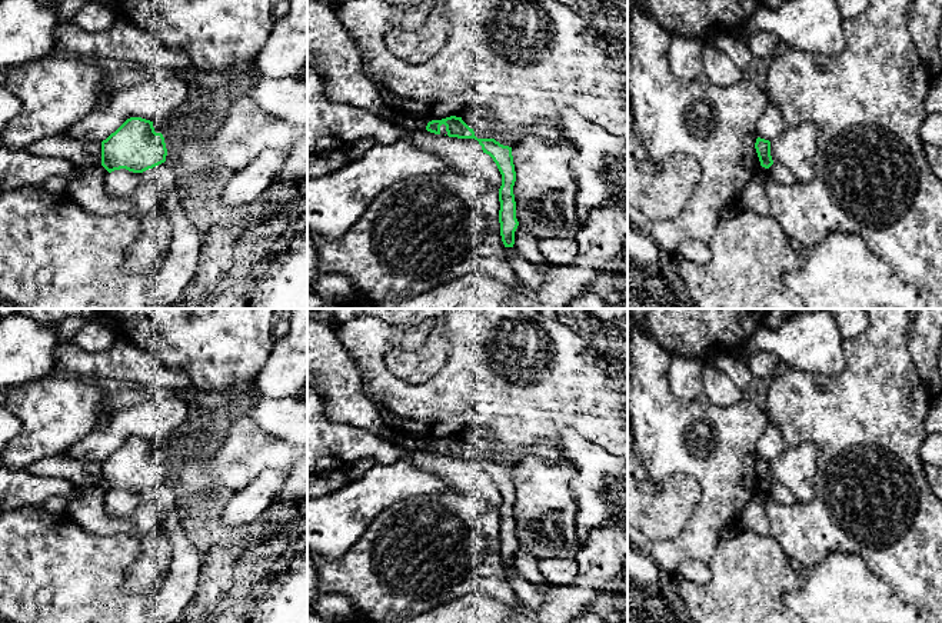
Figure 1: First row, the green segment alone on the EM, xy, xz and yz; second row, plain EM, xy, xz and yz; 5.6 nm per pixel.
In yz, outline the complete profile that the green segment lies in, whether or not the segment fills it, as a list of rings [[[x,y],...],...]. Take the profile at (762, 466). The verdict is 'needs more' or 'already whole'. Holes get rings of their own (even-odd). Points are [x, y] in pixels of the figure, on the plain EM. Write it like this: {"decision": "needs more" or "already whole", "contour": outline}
{"decision": "already whole", "contour": [[[758,457],[755,463],[755,469],[756,469],[760,486],[765,489],[769,489],[773,484],[772,476],[770,476],[770,462]]]}

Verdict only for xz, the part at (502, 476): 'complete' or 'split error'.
complete

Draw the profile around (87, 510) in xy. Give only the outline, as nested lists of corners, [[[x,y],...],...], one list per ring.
[[[101,486],[81,487],[80,494],[69,502],[67,514],[83,530],[110,536],[114,533],[136,533],[132,519],[110,517],[104,507],[104,499],[109,492]]]

